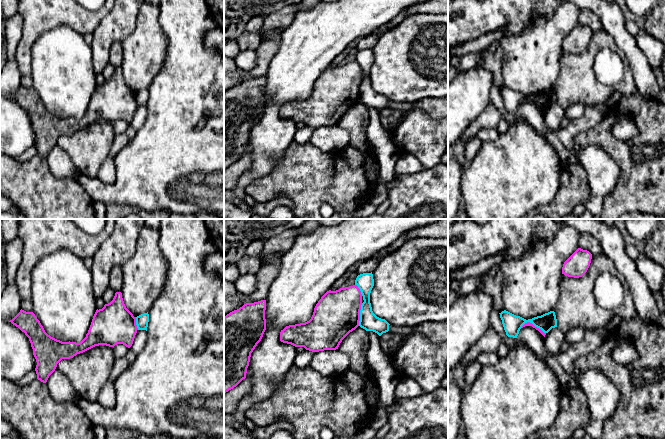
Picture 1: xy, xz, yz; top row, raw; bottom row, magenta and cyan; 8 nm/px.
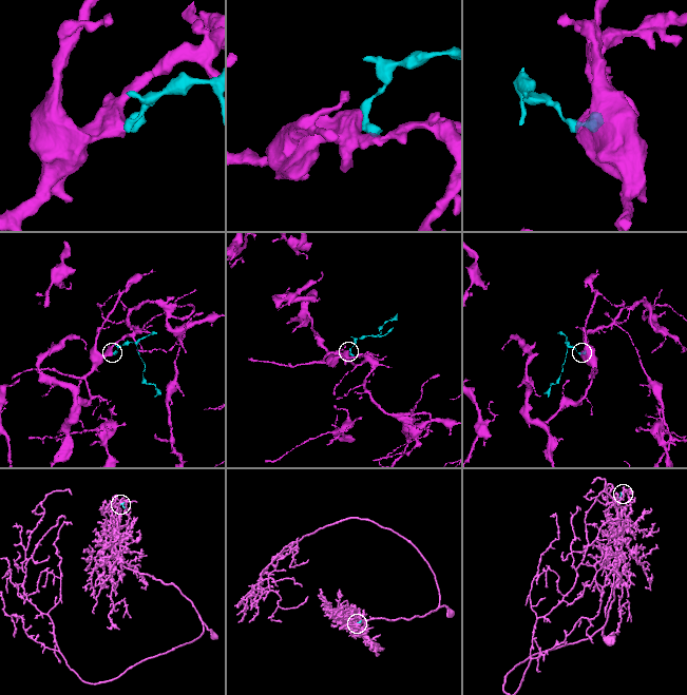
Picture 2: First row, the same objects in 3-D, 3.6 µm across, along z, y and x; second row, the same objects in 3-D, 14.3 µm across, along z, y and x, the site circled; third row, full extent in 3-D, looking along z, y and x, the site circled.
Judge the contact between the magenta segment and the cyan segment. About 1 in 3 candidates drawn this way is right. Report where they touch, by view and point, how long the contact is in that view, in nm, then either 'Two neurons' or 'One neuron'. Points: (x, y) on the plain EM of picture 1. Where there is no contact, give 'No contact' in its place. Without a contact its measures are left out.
Touches magenta at yz (532, 100). Shared border 200 nm. Two neurons

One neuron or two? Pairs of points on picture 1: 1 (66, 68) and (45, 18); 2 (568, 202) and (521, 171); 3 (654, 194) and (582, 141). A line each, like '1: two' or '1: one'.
1: two
2: two
3: one

